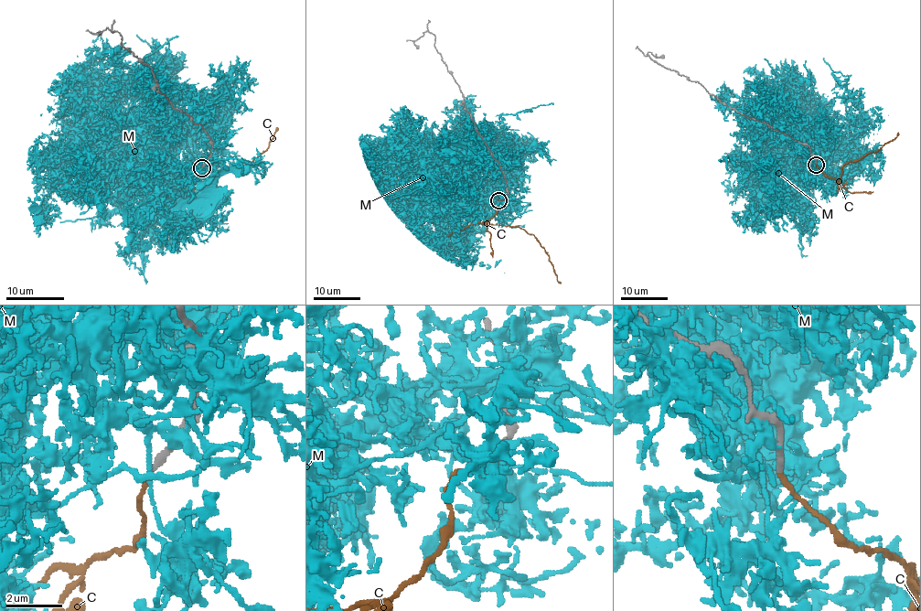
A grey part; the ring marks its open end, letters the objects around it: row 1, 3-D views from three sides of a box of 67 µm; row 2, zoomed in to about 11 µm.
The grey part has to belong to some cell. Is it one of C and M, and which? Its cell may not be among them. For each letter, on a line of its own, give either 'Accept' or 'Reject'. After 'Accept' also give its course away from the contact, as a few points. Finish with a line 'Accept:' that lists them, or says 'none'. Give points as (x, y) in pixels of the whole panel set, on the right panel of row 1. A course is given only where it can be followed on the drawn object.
C: Reject
M: Reject
Accept: none

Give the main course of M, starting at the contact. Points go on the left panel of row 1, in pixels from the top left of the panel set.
M: (205, 163), (186, 150), (147, 148), (142, 145)

